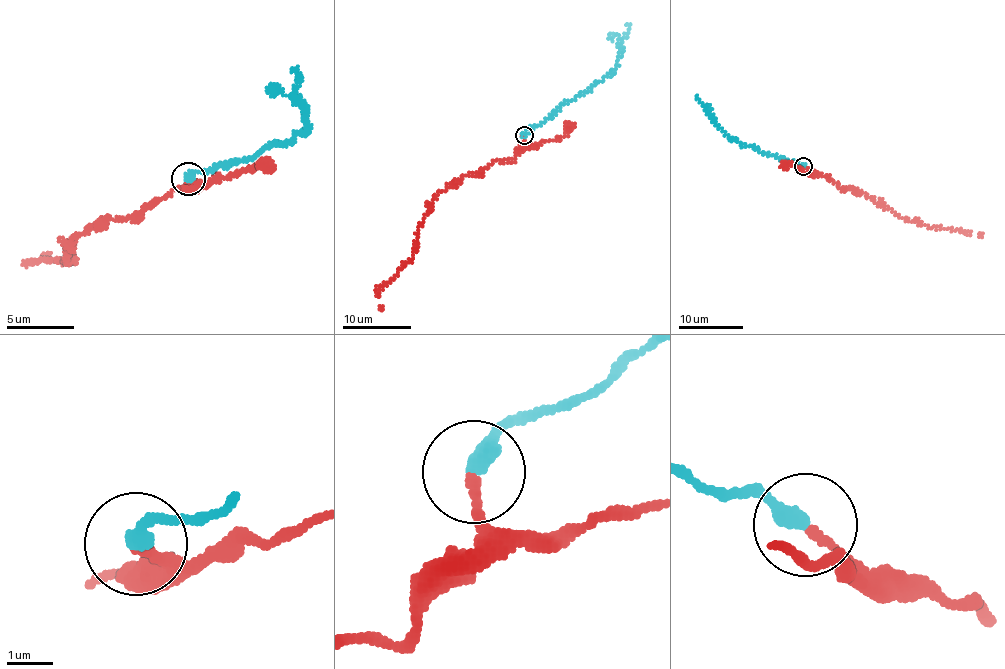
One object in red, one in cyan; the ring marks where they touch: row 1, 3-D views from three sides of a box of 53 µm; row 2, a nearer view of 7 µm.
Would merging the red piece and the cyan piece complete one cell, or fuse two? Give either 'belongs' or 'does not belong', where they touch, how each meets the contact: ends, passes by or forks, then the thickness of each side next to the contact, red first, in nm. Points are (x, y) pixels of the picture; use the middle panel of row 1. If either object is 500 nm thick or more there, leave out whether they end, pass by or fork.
belongs | (524, 135) | red ends | cyan ends | 200/360 nm

